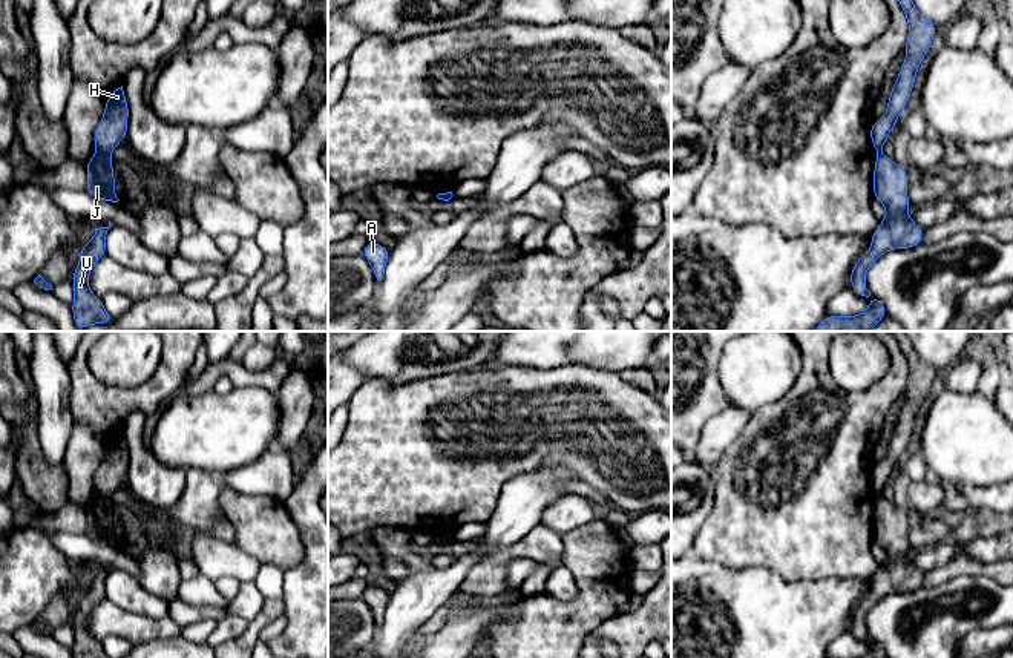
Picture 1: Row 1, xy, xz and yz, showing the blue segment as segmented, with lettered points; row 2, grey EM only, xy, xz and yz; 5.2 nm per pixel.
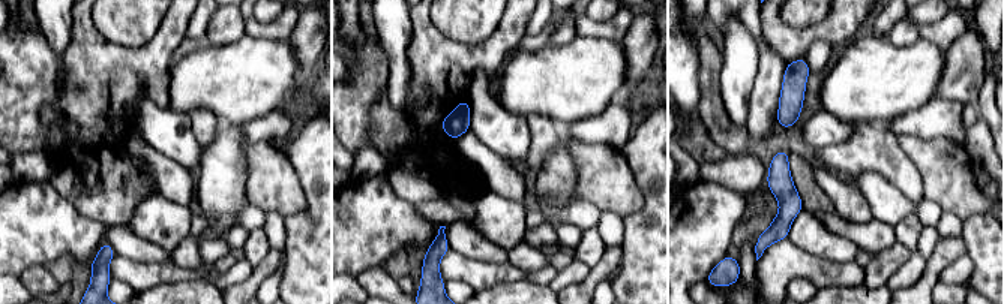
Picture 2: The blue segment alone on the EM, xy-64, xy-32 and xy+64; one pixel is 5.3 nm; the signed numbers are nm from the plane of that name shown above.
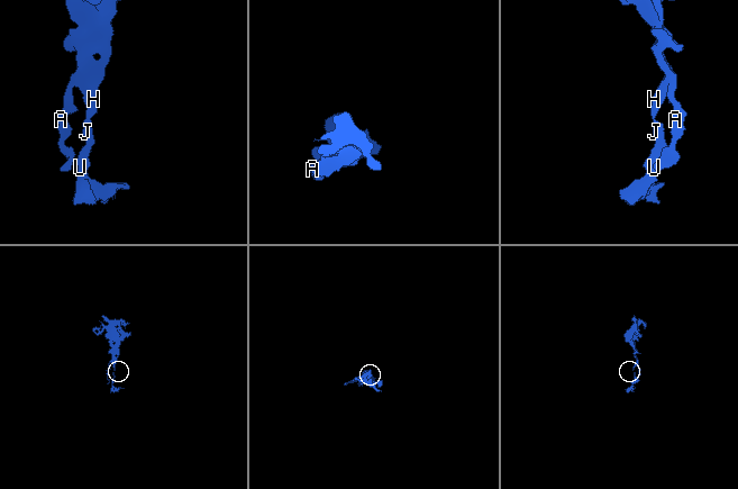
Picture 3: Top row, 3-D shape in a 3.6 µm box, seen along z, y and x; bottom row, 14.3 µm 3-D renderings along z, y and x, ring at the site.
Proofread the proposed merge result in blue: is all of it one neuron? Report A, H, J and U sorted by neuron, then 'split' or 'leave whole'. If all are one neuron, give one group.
groups A H / J U; split

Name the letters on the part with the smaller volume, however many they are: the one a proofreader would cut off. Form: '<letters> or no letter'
J, U

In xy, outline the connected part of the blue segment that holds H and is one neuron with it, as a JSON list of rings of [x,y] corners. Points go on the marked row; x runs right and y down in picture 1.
[[[123,86],[106,101],[104,115],[93,133],[95,150],[109,155],[127,135],[129,106]]]

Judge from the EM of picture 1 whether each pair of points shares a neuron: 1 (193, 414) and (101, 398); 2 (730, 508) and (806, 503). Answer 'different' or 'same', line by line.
1: different
2: same

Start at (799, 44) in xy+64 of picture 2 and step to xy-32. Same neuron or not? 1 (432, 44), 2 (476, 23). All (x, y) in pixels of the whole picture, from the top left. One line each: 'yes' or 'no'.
1: yes
2: no

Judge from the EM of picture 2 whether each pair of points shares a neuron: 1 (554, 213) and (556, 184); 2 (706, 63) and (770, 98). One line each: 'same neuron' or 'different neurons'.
1: different neurons
2: different neurons

